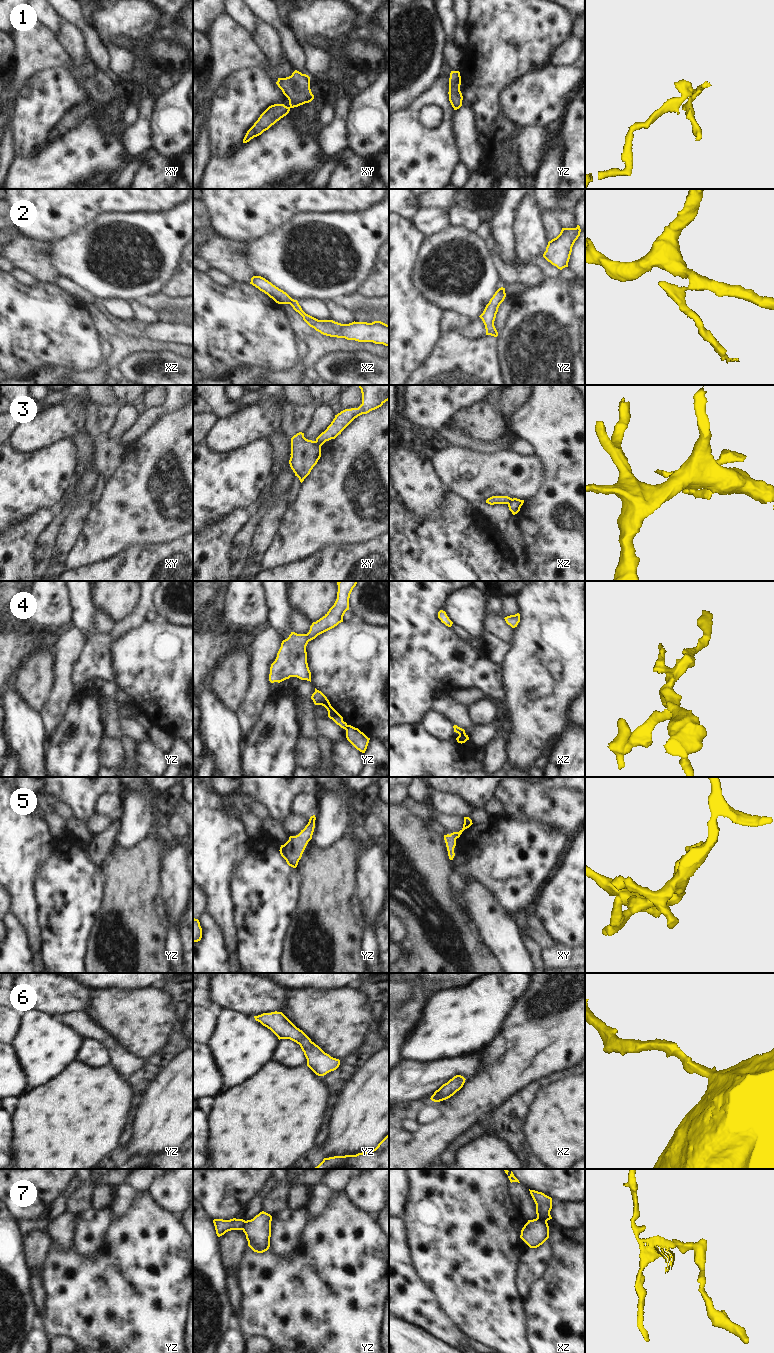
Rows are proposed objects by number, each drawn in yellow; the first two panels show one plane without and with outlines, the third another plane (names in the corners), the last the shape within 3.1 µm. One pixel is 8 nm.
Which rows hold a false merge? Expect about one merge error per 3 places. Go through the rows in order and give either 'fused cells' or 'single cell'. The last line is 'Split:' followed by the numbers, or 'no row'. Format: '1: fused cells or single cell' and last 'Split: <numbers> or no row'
1: single cell
2: fused cells
3: fused cells
4: fused cells
5: single cell
6: single cell
7: fused cells
Split: 2, 3, 4, 7

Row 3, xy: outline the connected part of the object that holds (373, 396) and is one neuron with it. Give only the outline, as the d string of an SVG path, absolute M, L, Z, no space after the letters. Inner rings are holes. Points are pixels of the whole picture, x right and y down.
M358 385L362 393L362 404L358 408L345 409L335 415L327 429L315 443L322 446L326 441L335 439L358 416L381 407L389 400L389 385Z

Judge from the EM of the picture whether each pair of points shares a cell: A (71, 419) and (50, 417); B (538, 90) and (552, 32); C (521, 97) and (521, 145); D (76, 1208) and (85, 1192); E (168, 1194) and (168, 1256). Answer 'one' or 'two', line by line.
A: one
B: two
C: two
D: one
E: two

